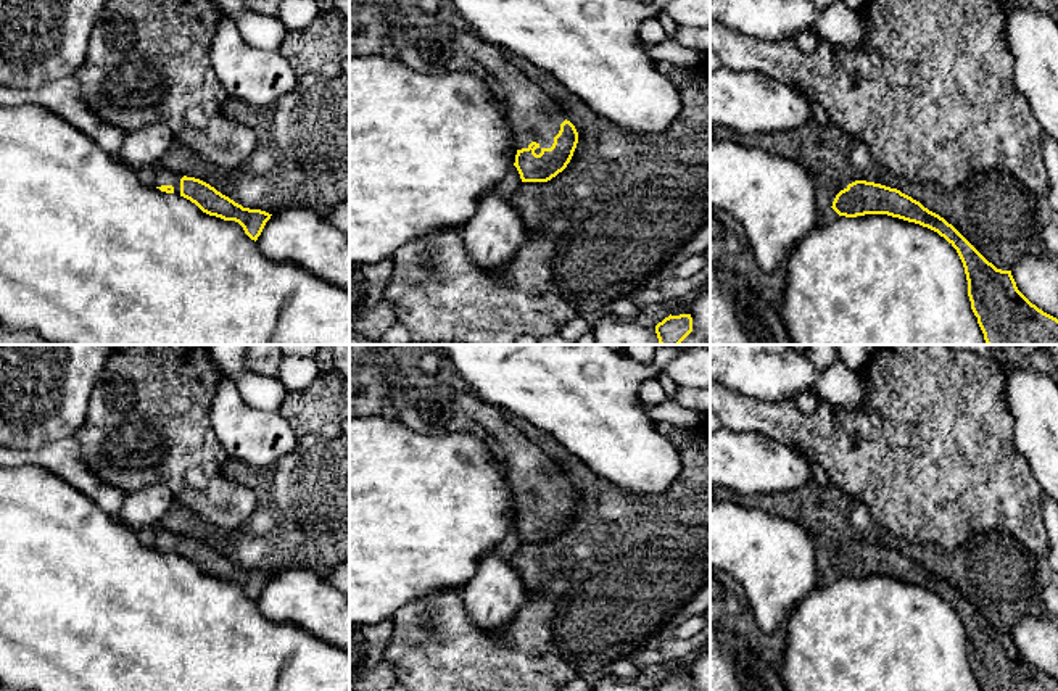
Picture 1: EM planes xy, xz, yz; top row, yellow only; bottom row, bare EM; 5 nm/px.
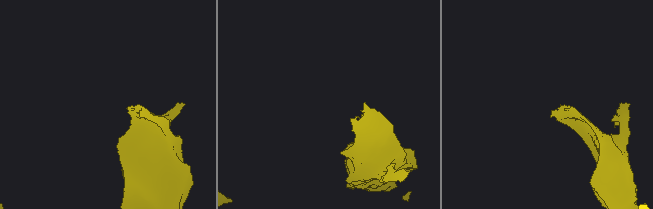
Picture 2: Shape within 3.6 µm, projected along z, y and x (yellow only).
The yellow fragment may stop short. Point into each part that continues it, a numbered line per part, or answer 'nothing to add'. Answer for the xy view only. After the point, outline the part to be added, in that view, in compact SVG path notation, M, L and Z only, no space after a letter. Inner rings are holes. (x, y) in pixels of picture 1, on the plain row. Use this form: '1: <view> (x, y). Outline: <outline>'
1: xy (161, 537). Outline: M158 528L156 532L151 532L148 536L148 541L153 548L172 546L174 554L177 556L180 556L180 540L182 536L174 535L166 528Z

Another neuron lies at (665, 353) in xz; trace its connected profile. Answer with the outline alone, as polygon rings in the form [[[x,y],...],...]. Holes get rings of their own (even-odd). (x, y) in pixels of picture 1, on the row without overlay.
[[[440,345],[440,353],[478,398],[544,430],[593,474],[631,493],[665,493],[681,470],[681,459],[639,408],[639,387],[686,348],[659,345],[651,366],[607,345]]]

